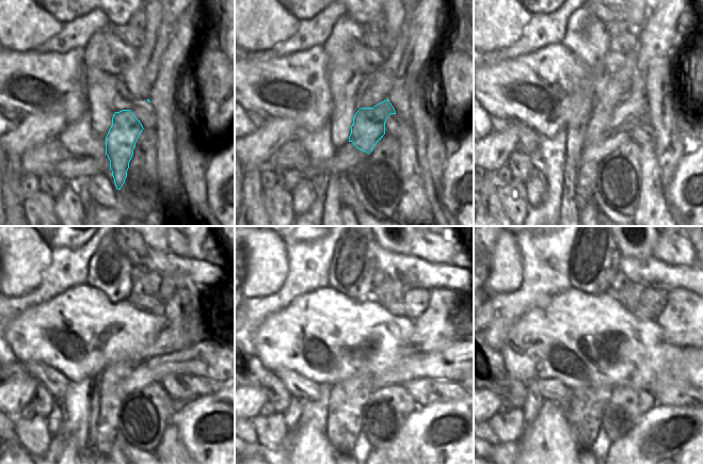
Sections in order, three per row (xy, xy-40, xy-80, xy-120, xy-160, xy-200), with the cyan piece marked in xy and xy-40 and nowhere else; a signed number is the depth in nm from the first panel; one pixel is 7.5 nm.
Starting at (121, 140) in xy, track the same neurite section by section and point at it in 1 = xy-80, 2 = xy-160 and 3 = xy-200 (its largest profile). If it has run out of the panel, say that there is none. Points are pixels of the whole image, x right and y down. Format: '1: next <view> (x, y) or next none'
1: next xy-80 (634, 108)
2: next xy-160 (437, 327)
3: next xy-200 (689, 320)

